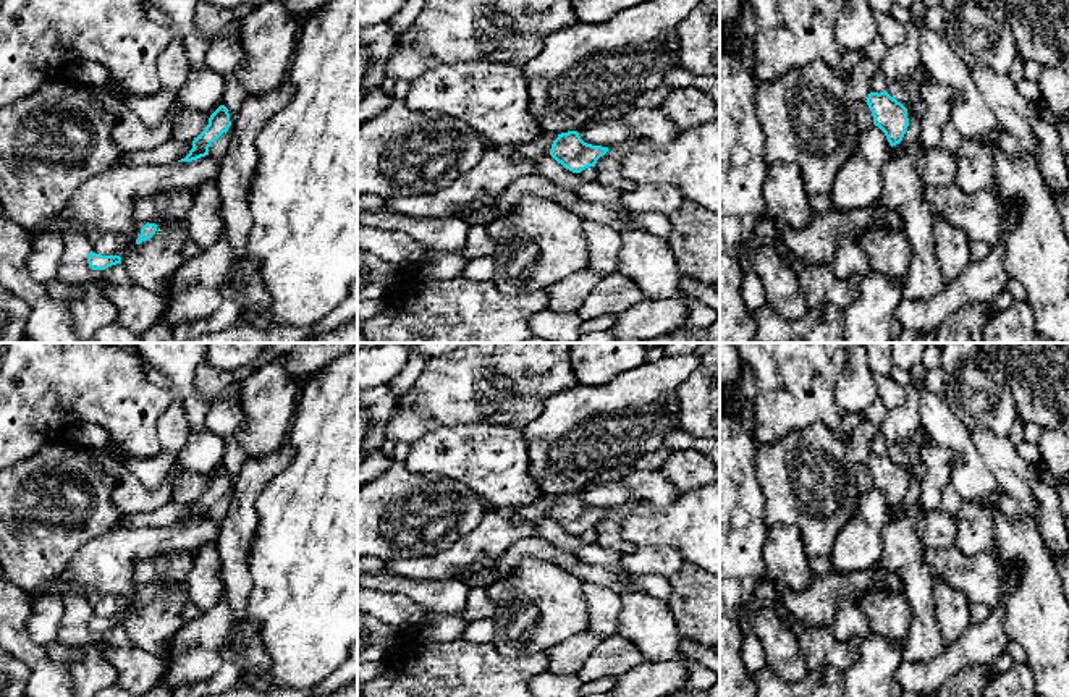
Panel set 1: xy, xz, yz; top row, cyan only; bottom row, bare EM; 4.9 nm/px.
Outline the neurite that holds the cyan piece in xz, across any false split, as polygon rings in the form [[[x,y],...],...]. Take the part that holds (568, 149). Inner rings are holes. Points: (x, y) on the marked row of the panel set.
[[[577,131],[558,134],[550,149],[550,155],[573,173],[595,167],[606,152],[608,147],[584,142]]]

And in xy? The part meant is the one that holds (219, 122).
[[[220,105],[209,118],[205,129],[192,141],[189,154],[178,162],[192,162],[209,155],[209,147],[231,126],[230,113],[225,105]]]

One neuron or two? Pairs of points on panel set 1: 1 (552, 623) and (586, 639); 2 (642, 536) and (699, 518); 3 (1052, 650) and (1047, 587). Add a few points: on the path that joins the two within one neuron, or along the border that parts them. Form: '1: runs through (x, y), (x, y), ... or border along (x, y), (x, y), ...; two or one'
1: border along (586, 628), (568, 636), (545, 654); two
2: runs through (657, 526), (684, 524); one
3: runs through (1047, 634), (1047, 604); one

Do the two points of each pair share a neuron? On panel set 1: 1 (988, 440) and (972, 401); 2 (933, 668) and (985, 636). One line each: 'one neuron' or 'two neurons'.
1: two neurons
2: one neuron

